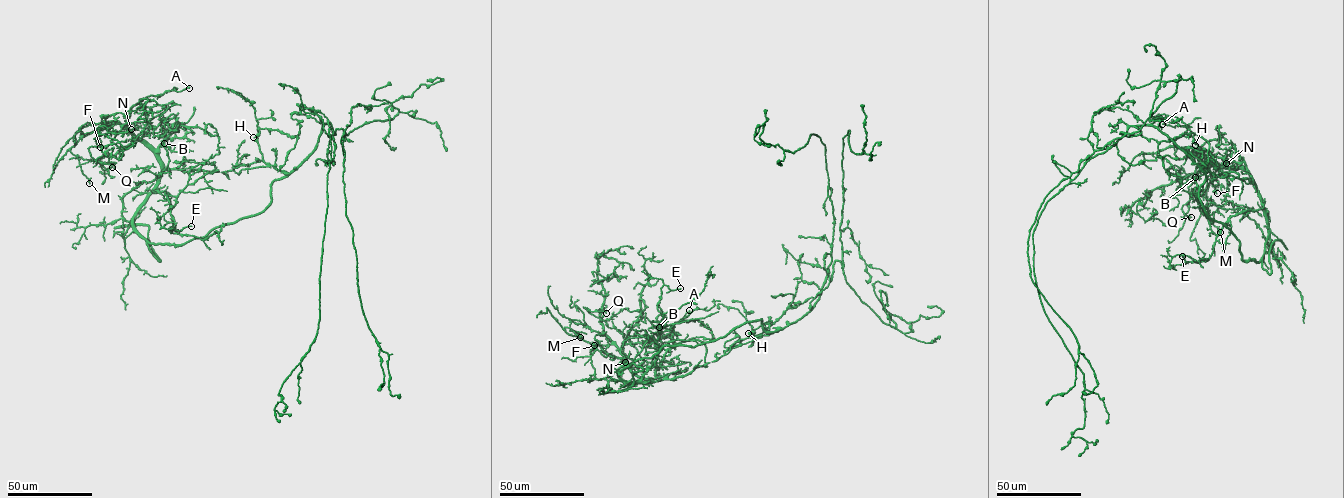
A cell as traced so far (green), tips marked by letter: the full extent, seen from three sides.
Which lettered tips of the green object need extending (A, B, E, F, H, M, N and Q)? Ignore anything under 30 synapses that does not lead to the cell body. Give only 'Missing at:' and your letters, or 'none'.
Missing at: none

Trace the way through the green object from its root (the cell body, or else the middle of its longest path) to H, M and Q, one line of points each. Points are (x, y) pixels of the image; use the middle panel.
H: (772, 331), (760, 335), (752, 346), (754, 332), (748, 333)
M: (772, 331), (761, 318), (665, 345), (619, 373), (643, 384), (615, 344), (564, 327), (580, 337)
Q: (772, 331), (761, 318), (665, 345), (619, 372), (632, 384), (651, 381), (584, 307), (606, 313)

